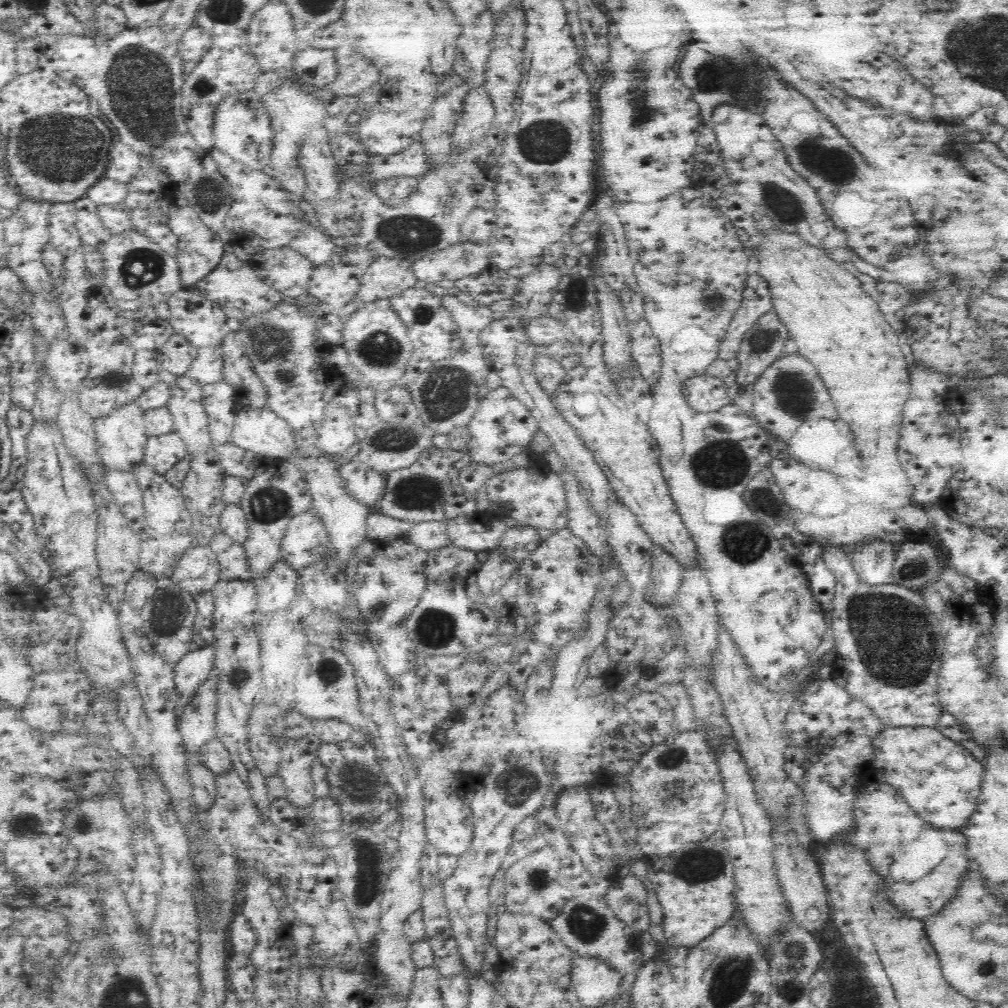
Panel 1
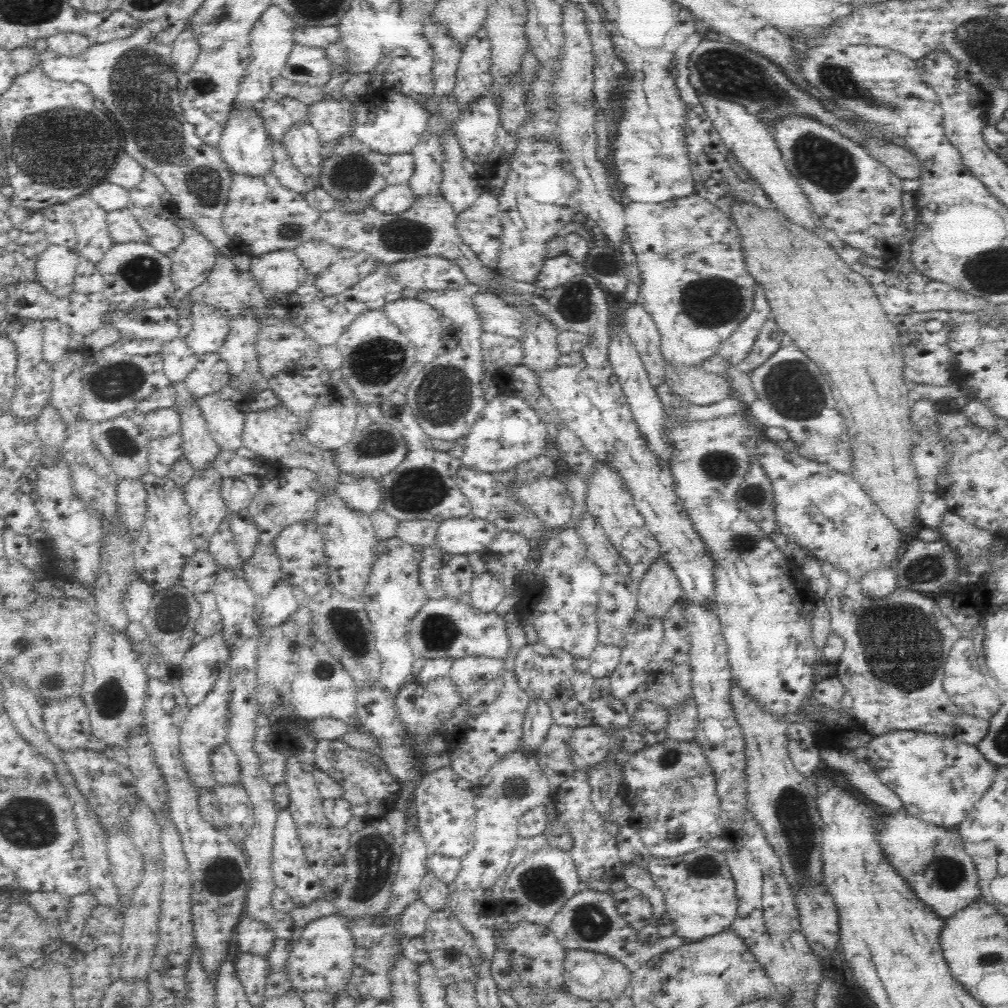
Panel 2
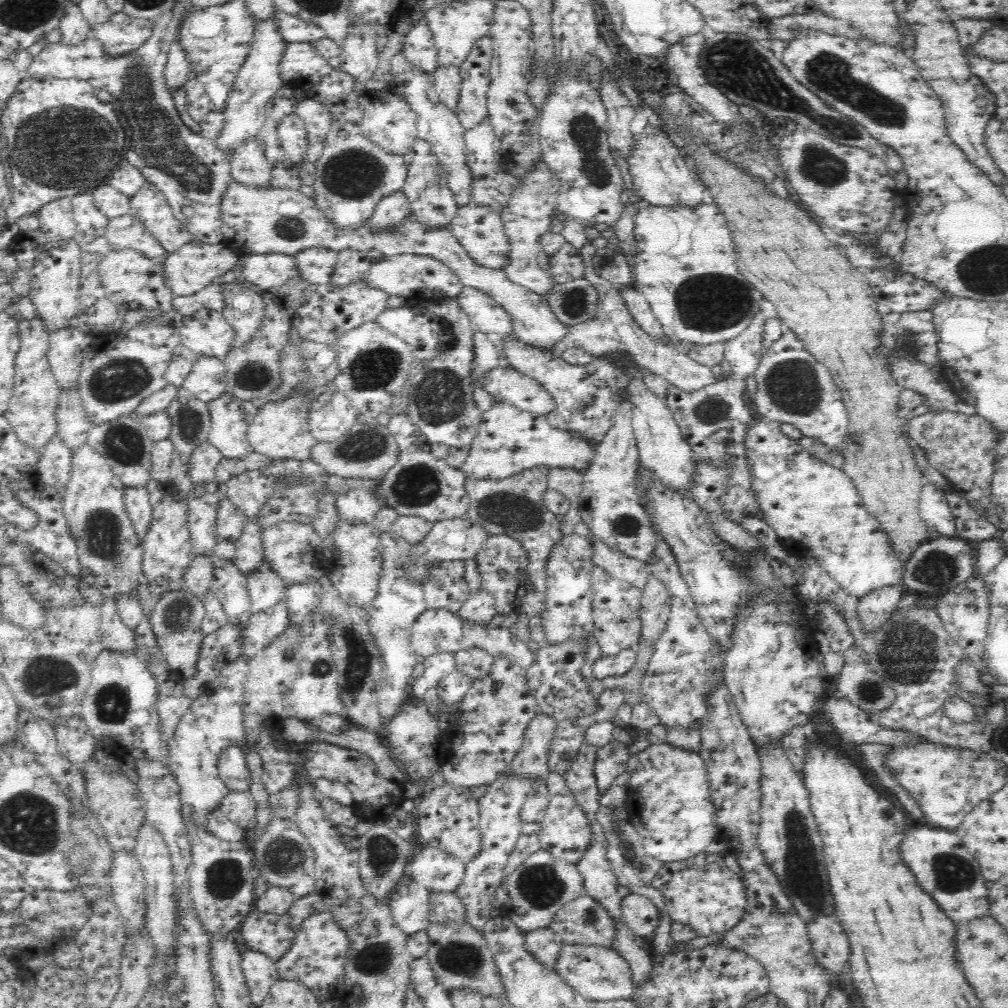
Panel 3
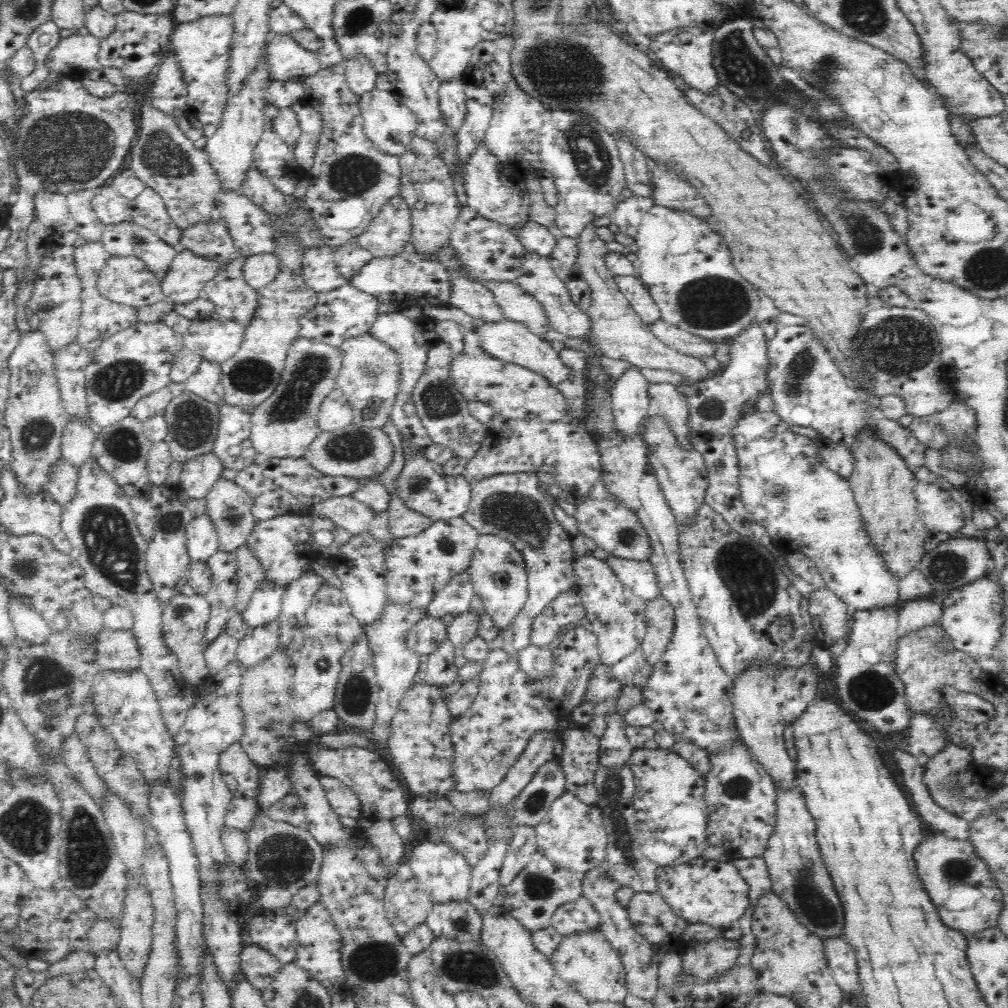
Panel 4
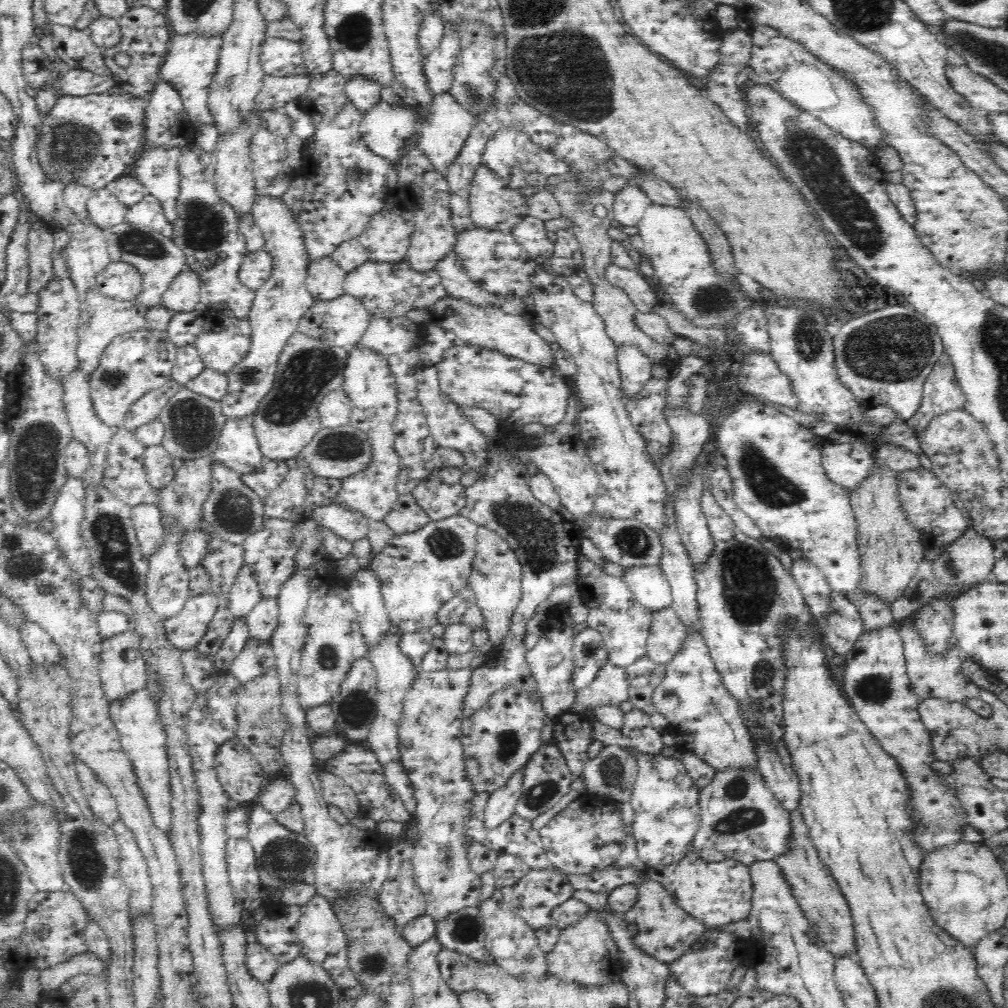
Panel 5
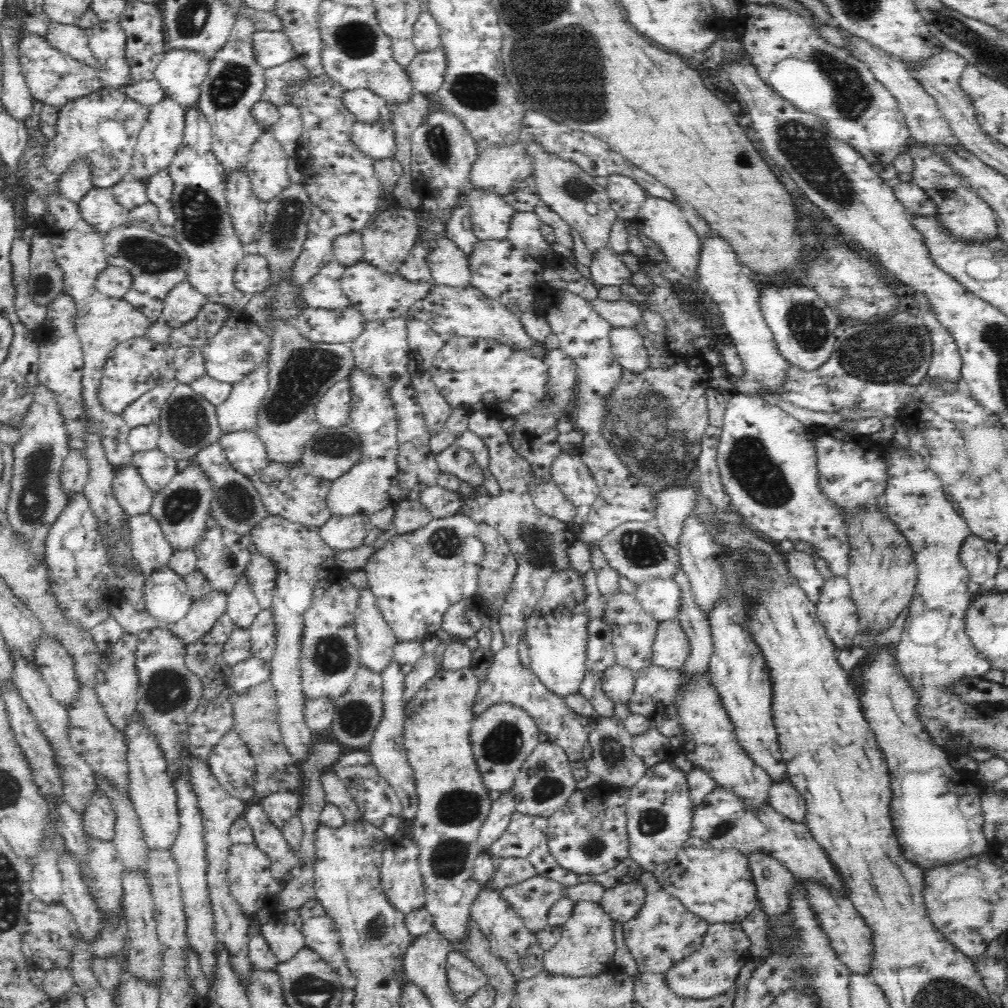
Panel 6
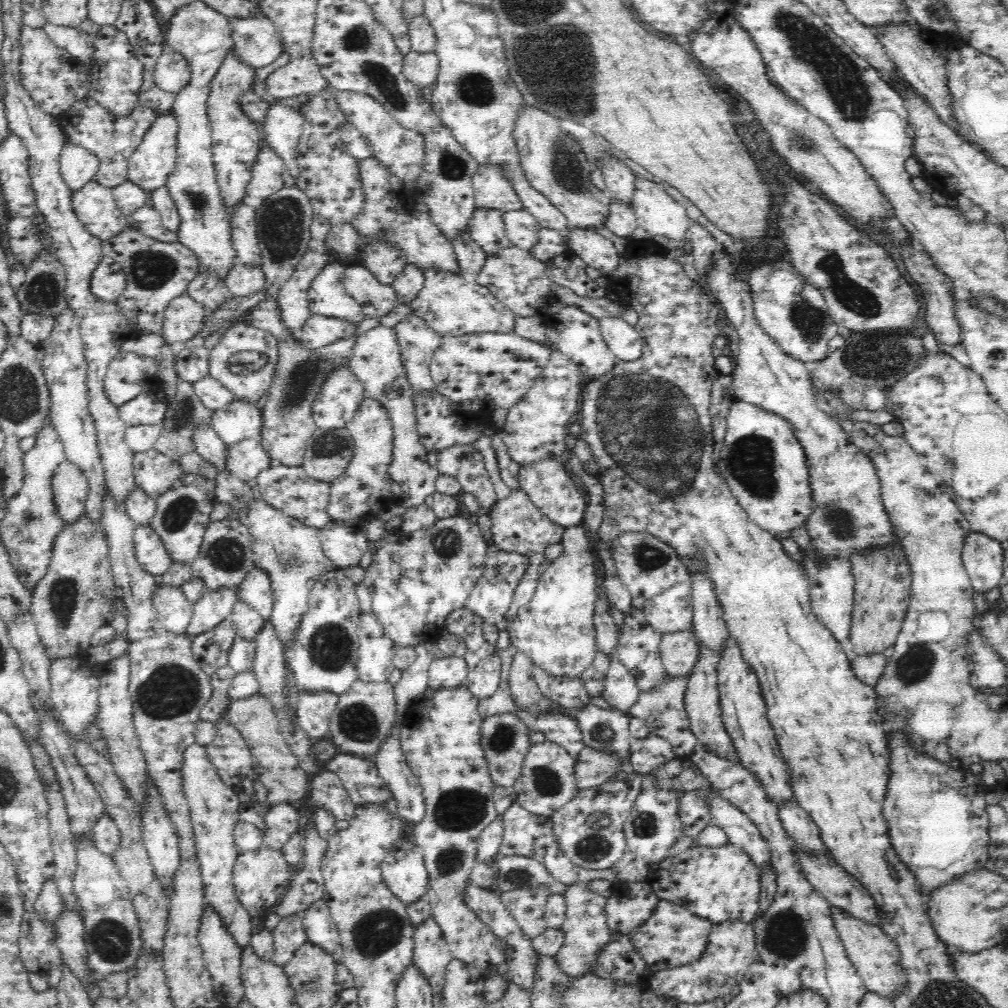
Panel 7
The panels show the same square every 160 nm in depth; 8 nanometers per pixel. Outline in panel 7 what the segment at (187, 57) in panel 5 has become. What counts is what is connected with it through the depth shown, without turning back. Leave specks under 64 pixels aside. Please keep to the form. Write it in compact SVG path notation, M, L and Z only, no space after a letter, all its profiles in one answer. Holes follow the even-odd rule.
M167 44L164 46L153 74L156 85L162 91L175 94L175 96L178 96L192 80L188 60Z

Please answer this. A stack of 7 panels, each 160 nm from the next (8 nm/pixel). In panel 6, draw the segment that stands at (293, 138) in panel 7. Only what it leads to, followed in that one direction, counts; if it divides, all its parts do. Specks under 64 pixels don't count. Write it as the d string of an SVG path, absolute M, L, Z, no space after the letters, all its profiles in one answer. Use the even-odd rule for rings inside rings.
M291 102L278 107L280 120L272 127L276 140L282 145L287 157L287 171L291 182L301 182L302 173L297 160L299 140L304 132L300 109Z

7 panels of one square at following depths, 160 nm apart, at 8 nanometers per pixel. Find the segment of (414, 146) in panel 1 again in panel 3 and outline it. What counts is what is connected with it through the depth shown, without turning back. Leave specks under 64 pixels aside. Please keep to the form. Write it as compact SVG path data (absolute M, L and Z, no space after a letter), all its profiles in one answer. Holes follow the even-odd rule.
M334 69L330 71L330 74L322 77L319 83L303 88L306 98L321 102L333 114L333 125L328 133L322 158L316 164L313 184L315 205L326 213L325 217L329 218L332 224L338 228L346 229L360 228L362 224L368 222L368 219L373 215L376 204L383 196L403 190L408 168L402 155L385 152L361 133L363 110L358 106L359 94L355 92L355 82L351 74Z

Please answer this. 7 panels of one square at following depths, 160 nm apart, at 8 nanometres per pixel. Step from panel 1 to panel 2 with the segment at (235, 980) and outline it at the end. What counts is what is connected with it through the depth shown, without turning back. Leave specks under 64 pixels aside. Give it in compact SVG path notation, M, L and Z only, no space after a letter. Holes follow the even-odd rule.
M238 952L234 959L234 968L250 1005L262 1004L266 1000L265 987L270 975L270 965L262 955L254 953Z

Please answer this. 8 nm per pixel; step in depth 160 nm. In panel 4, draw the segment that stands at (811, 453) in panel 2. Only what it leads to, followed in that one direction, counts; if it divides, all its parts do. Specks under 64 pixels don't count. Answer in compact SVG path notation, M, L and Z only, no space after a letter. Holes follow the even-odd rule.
M786 326L784 330L777 330L775 337L767 342L767 355L766 384L773 401L772 411L784 422L813 428L819 438L827 438L847 447L853 443L853 437L864 426L878 426L874 428L875 432L898 451L914 474L925 466L925 444L898 420L887 419L868 409L868 405L862 401L864 398L850 386L832 361L830 353L820 346L820 341L814 338L814 334L806 326Z

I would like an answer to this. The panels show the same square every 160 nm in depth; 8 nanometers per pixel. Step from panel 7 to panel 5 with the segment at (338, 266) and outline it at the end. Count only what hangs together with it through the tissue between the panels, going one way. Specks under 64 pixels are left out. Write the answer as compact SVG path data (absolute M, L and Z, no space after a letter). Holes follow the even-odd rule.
M324 256L309 260L305 283L310 294L317 300L333 300L345 294L346 277L346 271L338 267L330 256Z

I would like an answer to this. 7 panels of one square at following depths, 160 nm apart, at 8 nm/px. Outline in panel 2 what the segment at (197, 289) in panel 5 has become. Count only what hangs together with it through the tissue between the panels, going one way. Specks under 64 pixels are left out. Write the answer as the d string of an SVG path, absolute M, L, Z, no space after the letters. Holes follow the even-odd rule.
M176 216L174 224L182 234L182 242L170 254L171 277L178 290L186 294L208 278L219 257L219 251L193 220Z

